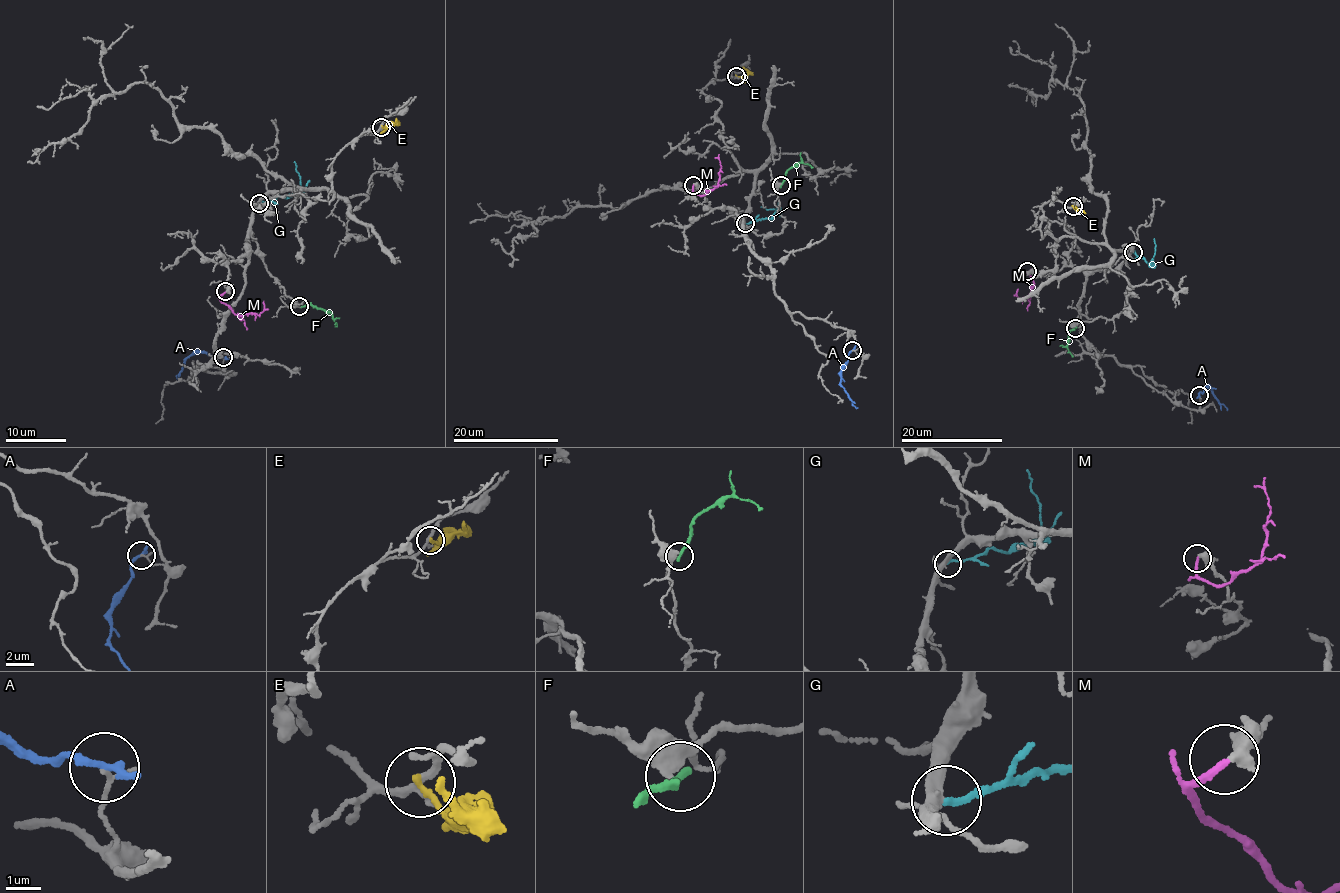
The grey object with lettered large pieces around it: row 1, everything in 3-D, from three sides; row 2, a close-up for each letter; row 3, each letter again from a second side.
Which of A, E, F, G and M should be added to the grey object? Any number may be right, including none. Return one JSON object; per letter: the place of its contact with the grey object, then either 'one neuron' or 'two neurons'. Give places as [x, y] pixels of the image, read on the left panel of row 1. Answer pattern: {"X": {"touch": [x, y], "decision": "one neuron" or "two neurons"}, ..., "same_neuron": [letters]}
{"A": {"touch": [223, 357], "decision": "two neurons"}, "E": {"touch": [381, 127], "decision": "two neurons"}, "F": {"touch": [299, 306], "decision": "two neurons"}, "G": {"touch": [259, 203], "decision": "two neurons"}, "M": {"touch": [225, 291], "decision": "one neuron"}, "same_neuron": ["M"]}

